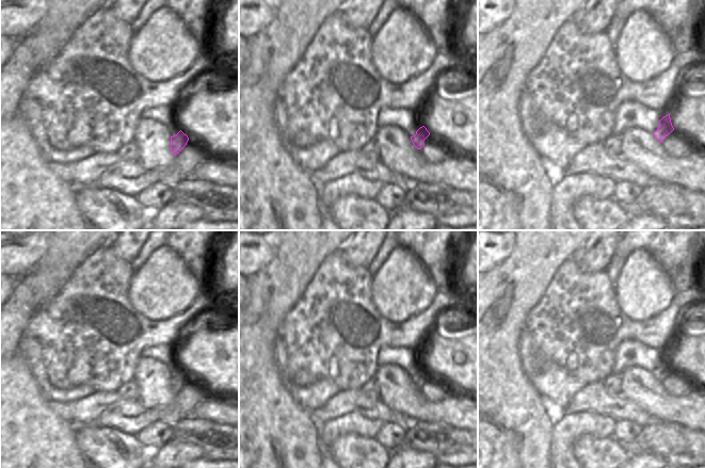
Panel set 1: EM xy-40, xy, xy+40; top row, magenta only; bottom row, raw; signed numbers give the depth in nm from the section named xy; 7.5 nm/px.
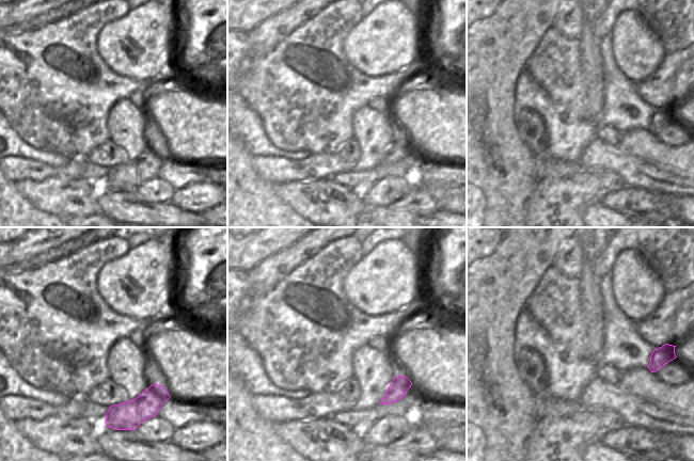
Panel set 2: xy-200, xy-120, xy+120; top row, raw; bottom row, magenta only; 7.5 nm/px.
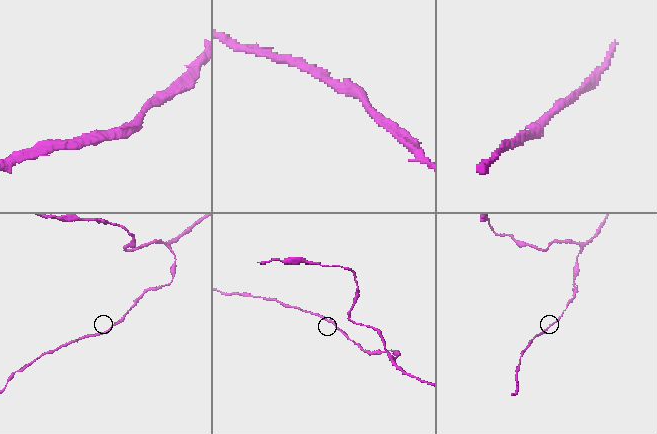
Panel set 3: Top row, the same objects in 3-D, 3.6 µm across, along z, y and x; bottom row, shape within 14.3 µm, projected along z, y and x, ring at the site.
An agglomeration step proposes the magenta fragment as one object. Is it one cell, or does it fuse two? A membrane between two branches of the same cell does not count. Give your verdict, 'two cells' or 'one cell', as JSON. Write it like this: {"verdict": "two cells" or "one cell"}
{"verdict": "one cell"}

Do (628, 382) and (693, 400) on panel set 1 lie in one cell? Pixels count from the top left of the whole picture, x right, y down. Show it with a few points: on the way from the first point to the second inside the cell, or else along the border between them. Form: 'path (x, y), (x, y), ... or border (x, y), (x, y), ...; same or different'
path (644, 389), (658, 403), (677, 403); same

